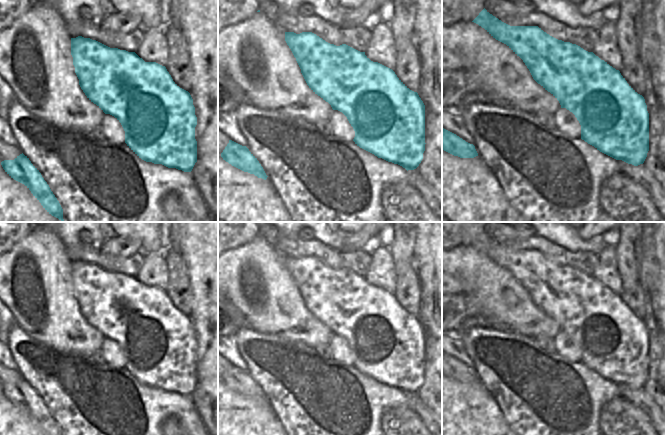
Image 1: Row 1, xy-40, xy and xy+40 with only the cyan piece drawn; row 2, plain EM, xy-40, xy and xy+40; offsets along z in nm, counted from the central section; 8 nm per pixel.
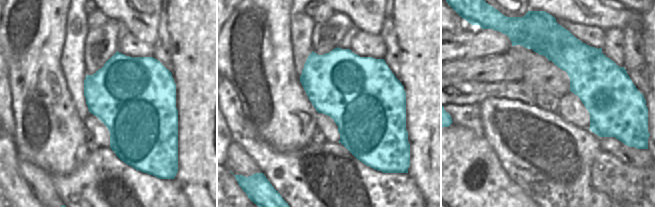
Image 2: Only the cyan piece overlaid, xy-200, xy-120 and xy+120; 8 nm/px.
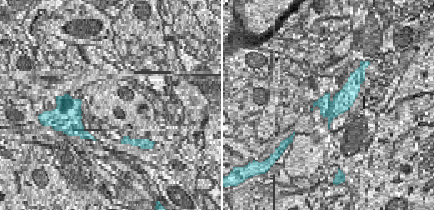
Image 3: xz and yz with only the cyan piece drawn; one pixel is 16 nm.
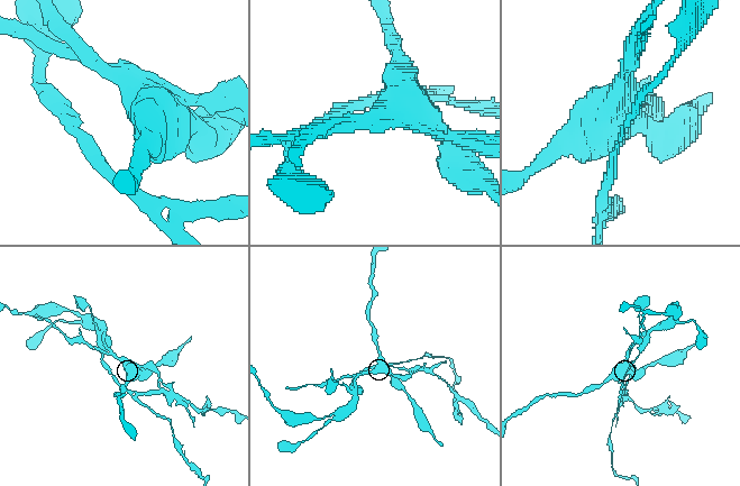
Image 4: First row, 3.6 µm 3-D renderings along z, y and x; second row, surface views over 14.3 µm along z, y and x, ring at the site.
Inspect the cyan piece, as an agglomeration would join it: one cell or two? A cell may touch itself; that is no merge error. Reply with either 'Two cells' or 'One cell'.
Two cells.

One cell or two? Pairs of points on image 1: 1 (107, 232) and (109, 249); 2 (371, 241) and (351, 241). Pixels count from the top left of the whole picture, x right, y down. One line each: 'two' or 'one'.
1: two
2: one

